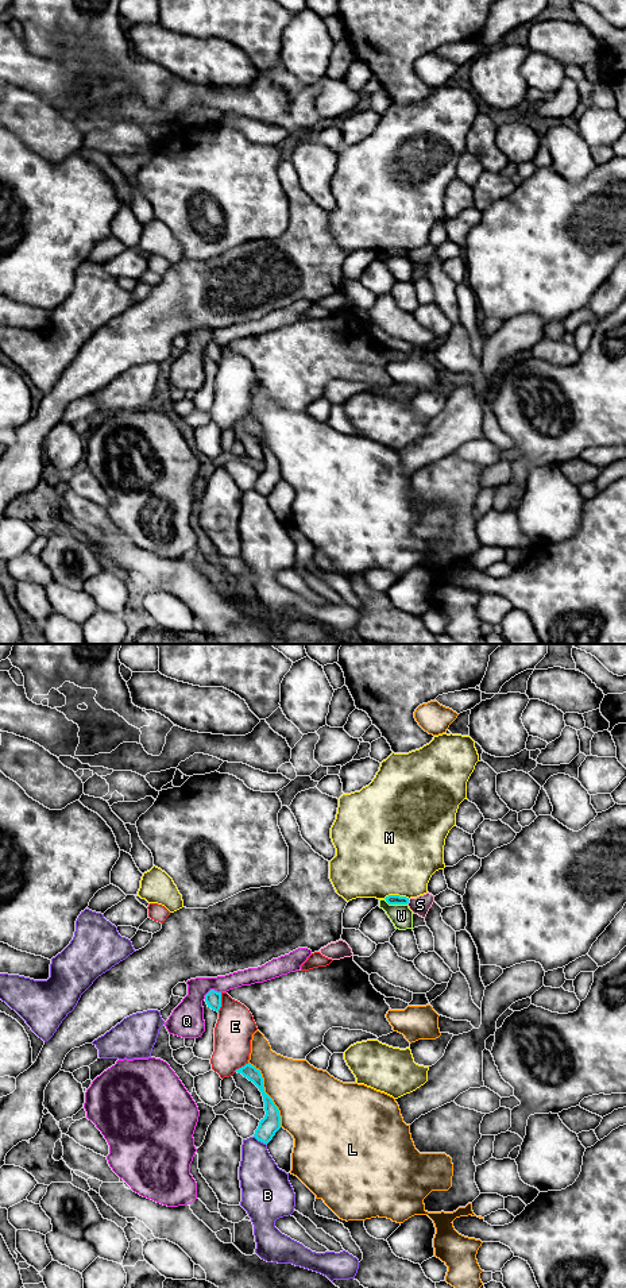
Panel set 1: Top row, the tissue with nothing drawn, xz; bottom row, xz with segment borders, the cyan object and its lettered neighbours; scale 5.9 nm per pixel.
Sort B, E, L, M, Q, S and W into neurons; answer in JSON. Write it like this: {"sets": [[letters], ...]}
{"sets": [["B"], ["E"], ["L"], ["M"], ["Q"], ["S"], ["W"]]}

